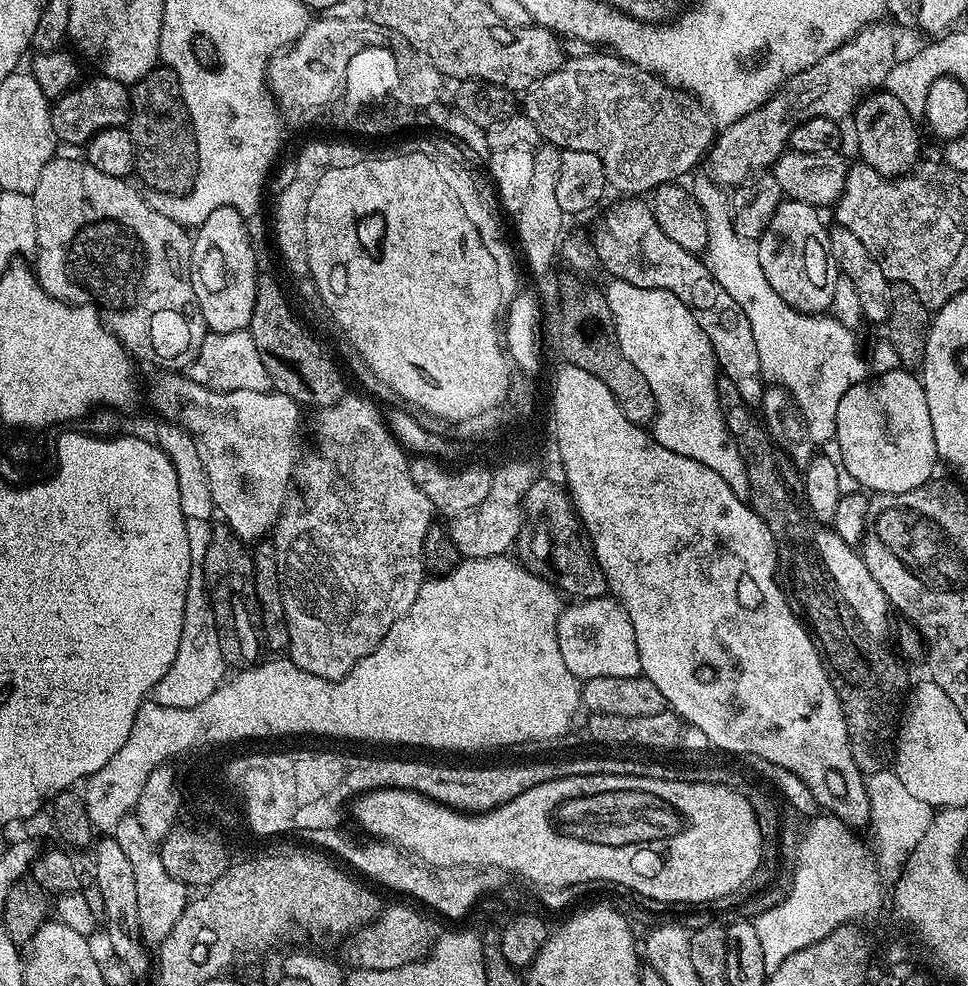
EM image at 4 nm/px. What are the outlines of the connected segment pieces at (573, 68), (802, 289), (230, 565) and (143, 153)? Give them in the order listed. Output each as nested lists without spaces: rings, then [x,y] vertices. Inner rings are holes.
[[[596,50],[593,56],[576,56],[565,59],[563,66],[558,70],[554,70],[550,74],[546,74],[538,82],[534,82],[529,88],[524,89],[522,99],[524,99],[523,115],[530,118],[530,122],[536,128],[537,133],[547,143],[556,145],[557,148],[563,150],[586,150],[590,154],[598,154],[598,158],[602,158],[602,170],[606,170],[606,178],[608,179],[609,189],[617,188],[620,194],[648,194],[653,188],[657,188],[659,184],[671,184],[679,181],[680,176],[684,176],[696,163],[705,159],[706,153],[711,149],[714,143],[714,121],[708,109],[704,107],[704,101],[697,100],[690,92],[684,91],[682,88],[674,88],[671,84],[660,79],[659,76],[648,71],[647,68],[639,68],[637,64],[632,64],[629,60],[621,60],[615,54],[607,54],[603,56],[603,51]]]
[[[785,199],[757,240],[760,267],[772,290],[792,308],[812,315],[831,309],[839,276],[836,261],[830,254],[828,228],[820,216],[811,204]]]
[[[220,522],[208,536],[208,545],[204,548],[204,572],[202,583],[208,590],[212,601],[214,622],[218,626],[218,646],[222,646],[222,658],[225,665],[243,670],[259,661],[262,653],[262,636],[258,631],[258,620],[254,615],[256,602],[256,567],[252,561],[252,552],[245,541],[239,540],[228,525]]]
[[[167,66],[153,68],[141,80],[137,80],[135,84],[131,85],[130,95],[132,109],[128,112],[126,127],[134,142],[134,154],[136,155],[134,172],[137,177],[140,175],[141,181],[139,180],[139,183],[148,190],[159,190],[173,194],[189,192],[196,181],[196,171],[202,167],[202,148],[198,143],[188,107],[182,98],[182,90],[175,70]]]

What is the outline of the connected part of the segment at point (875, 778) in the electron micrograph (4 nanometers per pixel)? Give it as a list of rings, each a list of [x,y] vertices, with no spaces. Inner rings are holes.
[[[885,770],[869,776],[866,783],[872,811],[870,833],[872,832],[872,844],[876,847],[876,860],[880,863],[881,870],[889,878],[895,878],[900,875],[914,846],[918,846],[918,842],[922,842],[922,837],[930,827],[934,810],[926,802],[914,798],[914,794],[909,794],[906,786],[902,786],[902,782],[898,782],[895,771]]]

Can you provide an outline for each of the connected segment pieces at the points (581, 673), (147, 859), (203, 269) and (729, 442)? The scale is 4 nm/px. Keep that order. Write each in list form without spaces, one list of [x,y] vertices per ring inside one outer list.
[[[605,594],[593,600],[580,598],[572,602],[569,608],[567,605],[558,618],[556,637],[558,650],[562,650],[562,662],[566,662],[566,670],[570,670],[570,674],[574,674],[581,682],[590,678],[634,678],[641,675],[640,651],[634,638],[634,626],[623,604],[611,595]]]
[[[129,814],[118,822],[118,830],[114,833],[118,846],[130,858],[130,866],[134,866],[134,887],[138,894],[138,927],[141,937],[149,945],[159,946],[174,930],[174,922],[182,918],[186,906],[190,903],[185,885],[174,880],[162,862],[157,845],[142,830],[135,814]]]
[[[219,208],[195,229],[192,241],[192,285],[207,331],[234,332],[247,329],[256,297],[256,248],[245,217],[237,208]]]
[[[613,279],[611,283],[612,285],[606,288],[606,295],[608,298],[608,308],[612,312],[614,335],[617,344],[620,345],[620,352],[642,374],[642,378],[646,378],[650,390],[654,390],[654,398],[656,399],[656,419],[653,420],[650,425],[652,435],[656,437],[659,444],[666,446],[666,450],[674,450],[674,454],[682,454],[686,458],[694,458],[694,462],[702,462],[702,466],[710,466],[710,470],[714,470],[714,474],[722,474],[722,478],[726,478],[730,490],[734,490],[734,494],[738,499],[747,501],[748,474],[744,466],[744,452],[736,445],[735,439],[730,431],[729,421],[724,421],[724,412],[722,410],[724,408],[722,407],[719,394],[716,393],[716,382],[718,379],[716,356],[712,352],[712,344],[706,338],[704,331],[700,329],[700,324],[694,318],[694,314],[678,297],[674,294],[670,294],[666,290],[650,290],[649,288],[630,286],[630,282],[622,282],[618,279]]]

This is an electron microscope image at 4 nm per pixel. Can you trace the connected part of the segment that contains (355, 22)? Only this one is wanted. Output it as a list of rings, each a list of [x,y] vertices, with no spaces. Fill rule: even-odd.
[[[320,16],[309,24],[295,42],[276,53],[268,62],[268,91],[272,93],[283,117],[296,124],[306,124],[316,119],[341,89],[350,59],[364,50],[364,42],[373,36],[388,44],[388,31],[374,32],[360,28],[362,16],[330,18]]]

